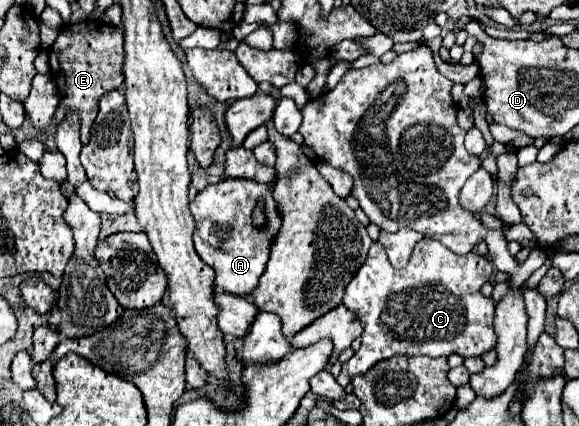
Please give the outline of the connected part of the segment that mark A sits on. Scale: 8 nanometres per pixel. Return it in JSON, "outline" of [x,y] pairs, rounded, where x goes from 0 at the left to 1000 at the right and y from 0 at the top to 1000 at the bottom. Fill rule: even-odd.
{"outline":[[[387,418],[373,432],[363,432],[356,437],[349,451],[342,451],[342,460],[328,474],[328,498],[339,516],[339,545],[335,545],[335,582],[342,592],[342,601],[349,606],[349,615],[356,615],[363,629],[370,629],[373,638],[373,671],[387,685],[397,685],[397,690],[411,690],[411,695],[428,695],[442,671],[446,671],[446,657],[459,629],[459,610],[466,606],[466,563],[473,563],[473,554],[480,549],[480,535],[487,531],[487,507],[480,507],[480,479],[473,479],[473,465],[470,465],[470,432],[449,432],[449,427],[435,427],[435,423],[425,423],[425,418]],[[446,465],[456,465],[459,474],[459,512],[463,512],[463,526],[446,540],[435,531],[435,493],[442,484],[442,469]],[[387,535],[390,545],[397,540],[401,549],[401,573],[387,573]]]}

